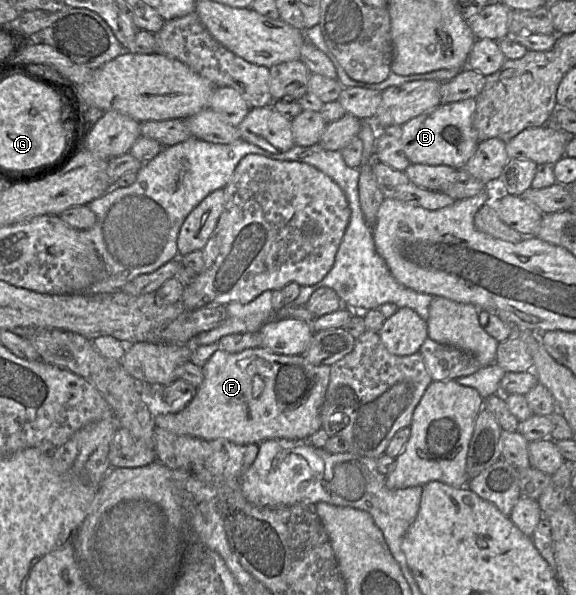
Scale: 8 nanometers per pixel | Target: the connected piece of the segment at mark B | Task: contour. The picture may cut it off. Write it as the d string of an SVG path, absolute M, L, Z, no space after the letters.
M475 99L441 103L404 123L396 130L404 153L412 164L445 165L463 169L479 144L473 127Z

